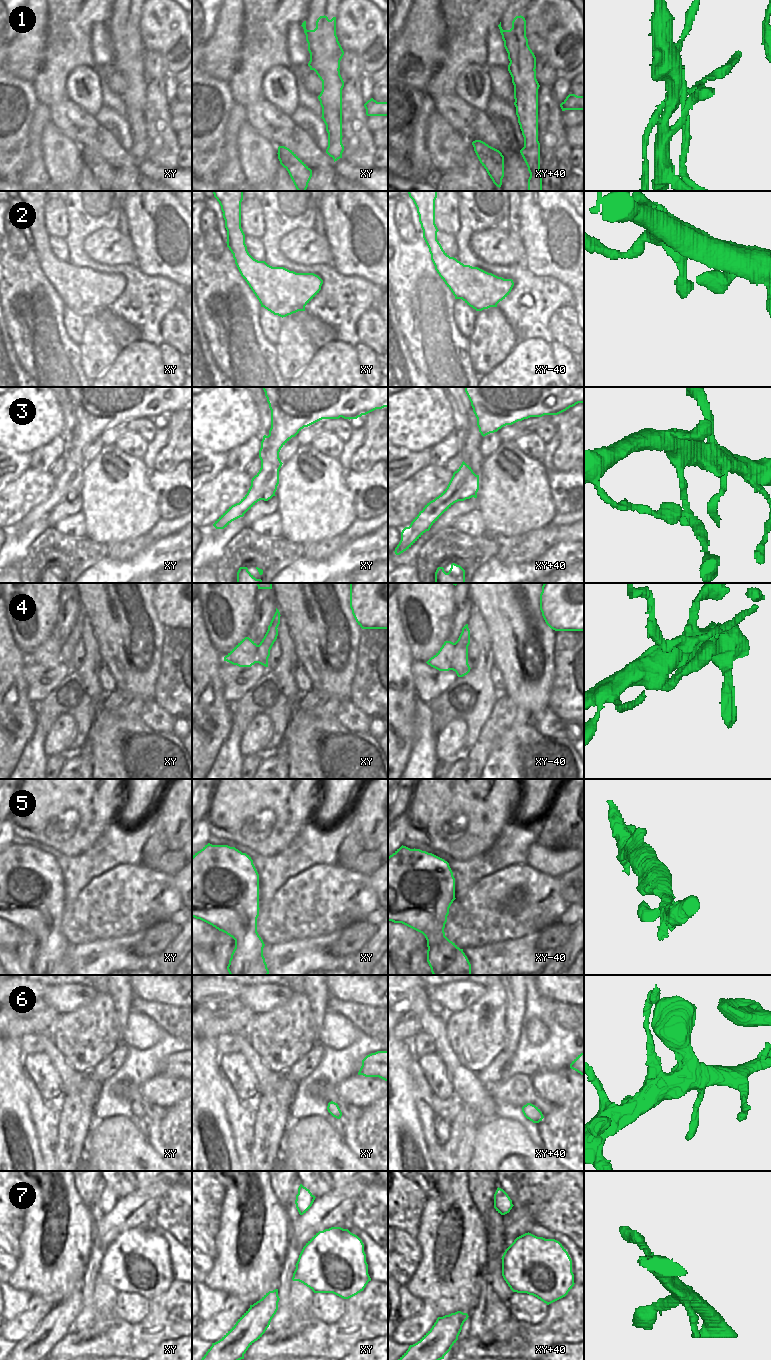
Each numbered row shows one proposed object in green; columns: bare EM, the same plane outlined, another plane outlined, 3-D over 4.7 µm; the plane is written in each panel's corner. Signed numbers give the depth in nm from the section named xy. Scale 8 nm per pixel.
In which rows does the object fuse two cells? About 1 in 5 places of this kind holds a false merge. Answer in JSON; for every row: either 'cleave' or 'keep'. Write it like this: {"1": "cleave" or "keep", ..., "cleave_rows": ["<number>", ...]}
{"1": "cleave", "2": "keep", "3": "cleave", "4": "cleave", "5": "keep", "6": "keep", "7": "keep", "cleave_rows": ["1", "3", "4"]}

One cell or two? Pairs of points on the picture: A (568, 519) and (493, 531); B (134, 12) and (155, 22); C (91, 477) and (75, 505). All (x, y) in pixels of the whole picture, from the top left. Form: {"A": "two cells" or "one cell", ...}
{"A": "two cells", "B": "two cells", "C": "two cells"}

